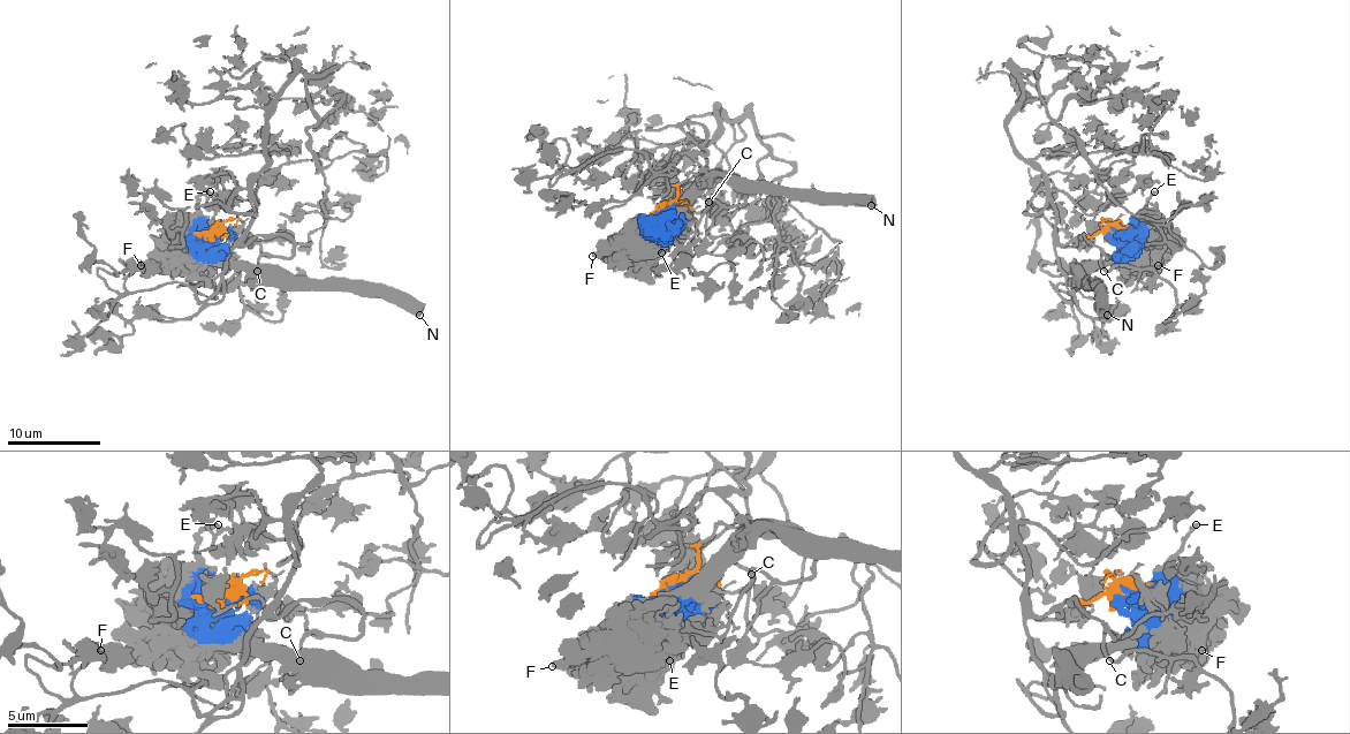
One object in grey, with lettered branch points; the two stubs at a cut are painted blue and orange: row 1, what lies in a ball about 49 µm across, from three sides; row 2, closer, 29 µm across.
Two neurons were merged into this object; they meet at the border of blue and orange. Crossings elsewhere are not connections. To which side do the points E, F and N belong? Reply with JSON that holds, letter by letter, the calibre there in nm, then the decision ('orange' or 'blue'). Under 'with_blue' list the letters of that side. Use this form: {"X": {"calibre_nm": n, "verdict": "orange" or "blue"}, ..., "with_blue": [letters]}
{"E": {"calibre_nm": 280, "verdict": "blue"}, "F": {"calibre_nm": 400, "verdict": "blue"}, "N": {"calibre_nm": 500, "verdict": "blue"}, "with_blue": ["E", "F", "N"]}

